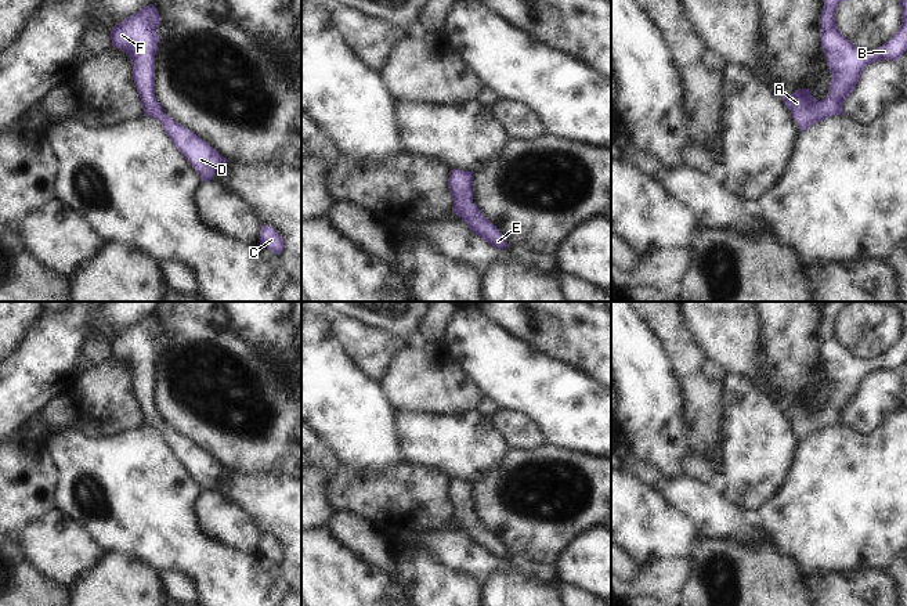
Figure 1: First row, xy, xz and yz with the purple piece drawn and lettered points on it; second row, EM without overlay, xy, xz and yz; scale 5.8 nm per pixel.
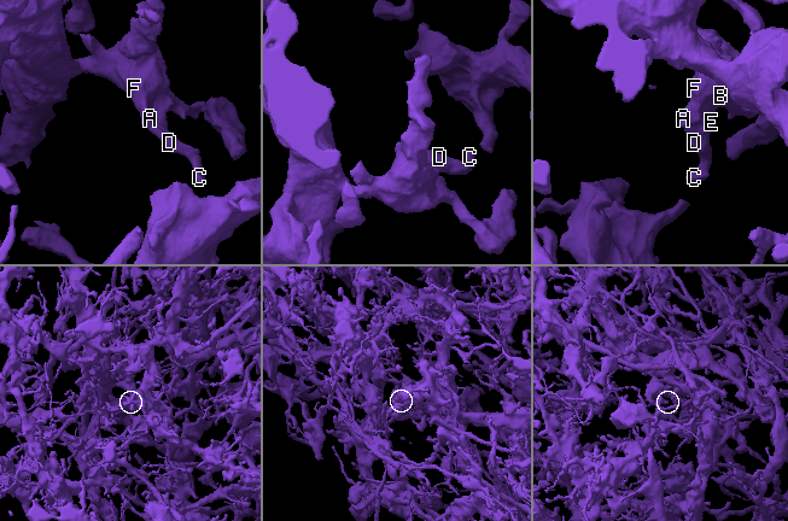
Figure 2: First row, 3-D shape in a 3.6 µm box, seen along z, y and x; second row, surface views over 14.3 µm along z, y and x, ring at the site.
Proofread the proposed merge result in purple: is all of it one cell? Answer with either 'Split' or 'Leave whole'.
Leave whole

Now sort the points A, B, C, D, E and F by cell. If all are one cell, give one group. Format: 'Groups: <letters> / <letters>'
Groups: A B C D E F

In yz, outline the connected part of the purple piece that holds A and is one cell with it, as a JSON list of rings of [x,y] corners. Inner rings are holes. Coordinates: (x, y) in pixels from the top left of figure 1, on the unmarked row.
[[[827,302],[821,321],[821,357],[827,368],[827,376],[831,382],[827,407],[819,411],[810,404],[809,398],[798,398],[792,404],[781,404],[781,408],[791,421],[791,426],[799,436],[799,441],[806,440],[814,433],[819,433],[832,425],[845,425],[842,414],[853,401],[863,379],[867,375],[881,369],[897,371],[907,361],[907,302]],[[853,303],[882,303],[886,306],[893,306],[897,309],[901,318],[901,335],[899,336],[899,340],[886,353],[875,360],[867,361],[859,358],[838,340],[835,333],[835,321],[838,315]]]

